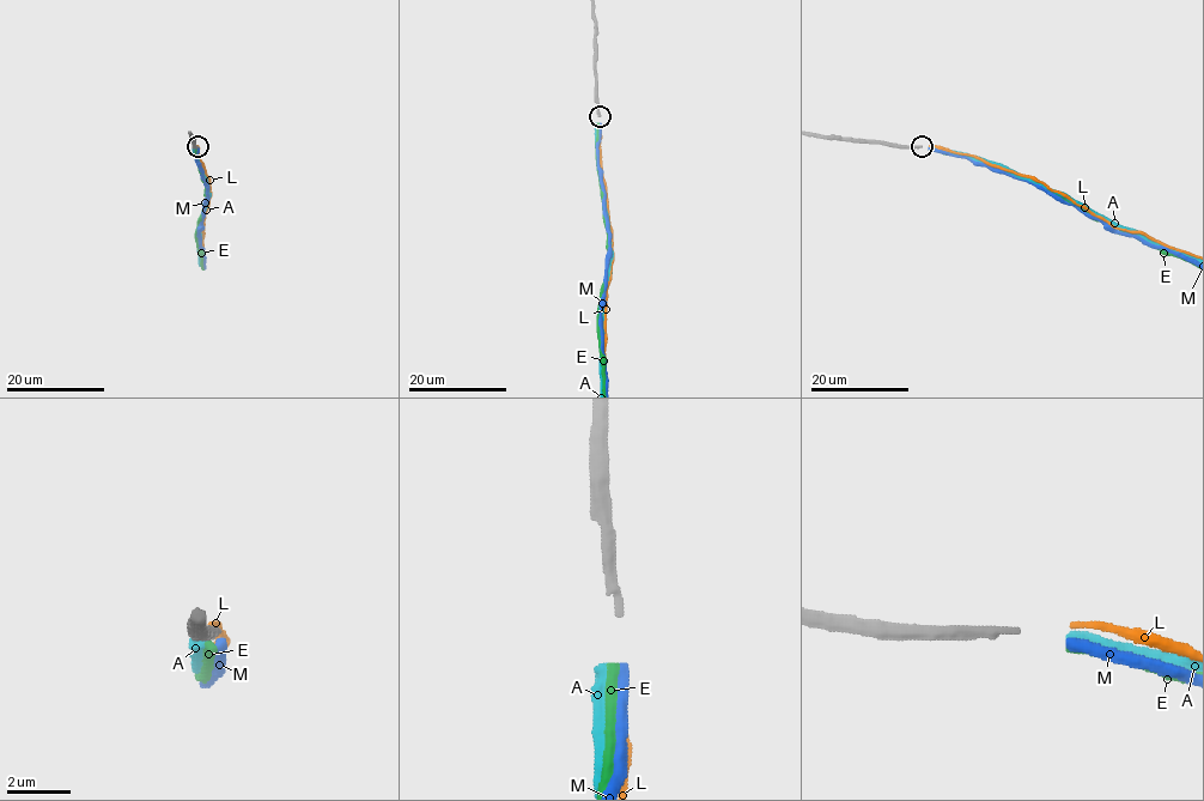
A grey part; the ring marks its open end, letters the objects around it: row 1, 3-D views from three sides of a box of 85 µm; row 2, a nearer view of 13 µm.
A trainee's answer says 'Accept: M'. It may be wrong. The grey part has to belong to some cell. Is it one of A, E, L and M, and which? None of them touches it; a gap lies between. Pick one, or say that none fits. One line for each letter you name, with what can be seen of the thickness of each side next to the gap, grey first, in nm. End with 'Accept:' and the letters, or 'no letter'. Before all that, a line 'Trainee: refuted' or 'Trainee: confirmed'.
Trainee: confirmed
M: 240/340 nm
Accept: M

